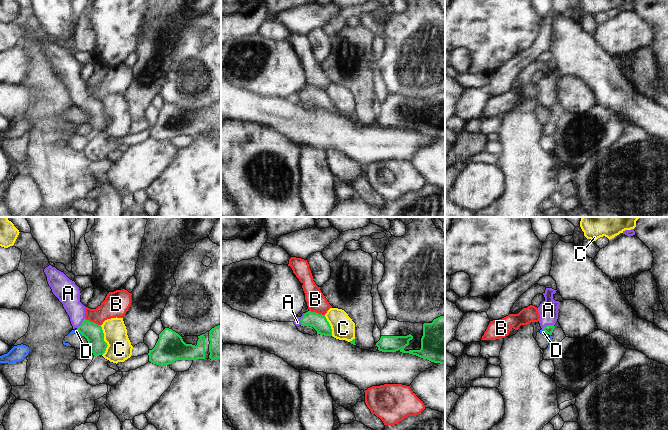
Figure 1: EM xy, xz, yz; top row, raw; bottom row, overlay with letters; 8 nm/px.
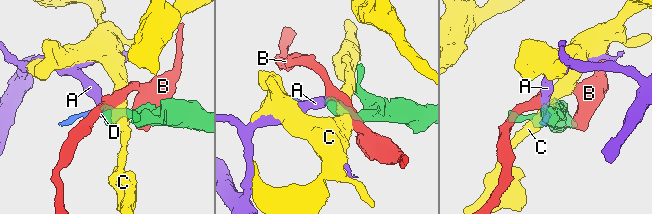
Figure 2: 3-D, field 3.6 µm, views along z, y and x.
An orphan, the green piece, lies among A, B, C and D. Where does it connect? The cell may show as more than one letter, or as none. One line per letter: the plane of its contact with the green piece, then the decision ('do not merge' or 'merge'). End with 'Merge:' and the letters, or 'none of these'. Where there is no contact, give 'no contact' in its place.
A: yz | merge
B: xy | do not merge
C: xy | do not merge
D: xy | do not merge
Merge: A

